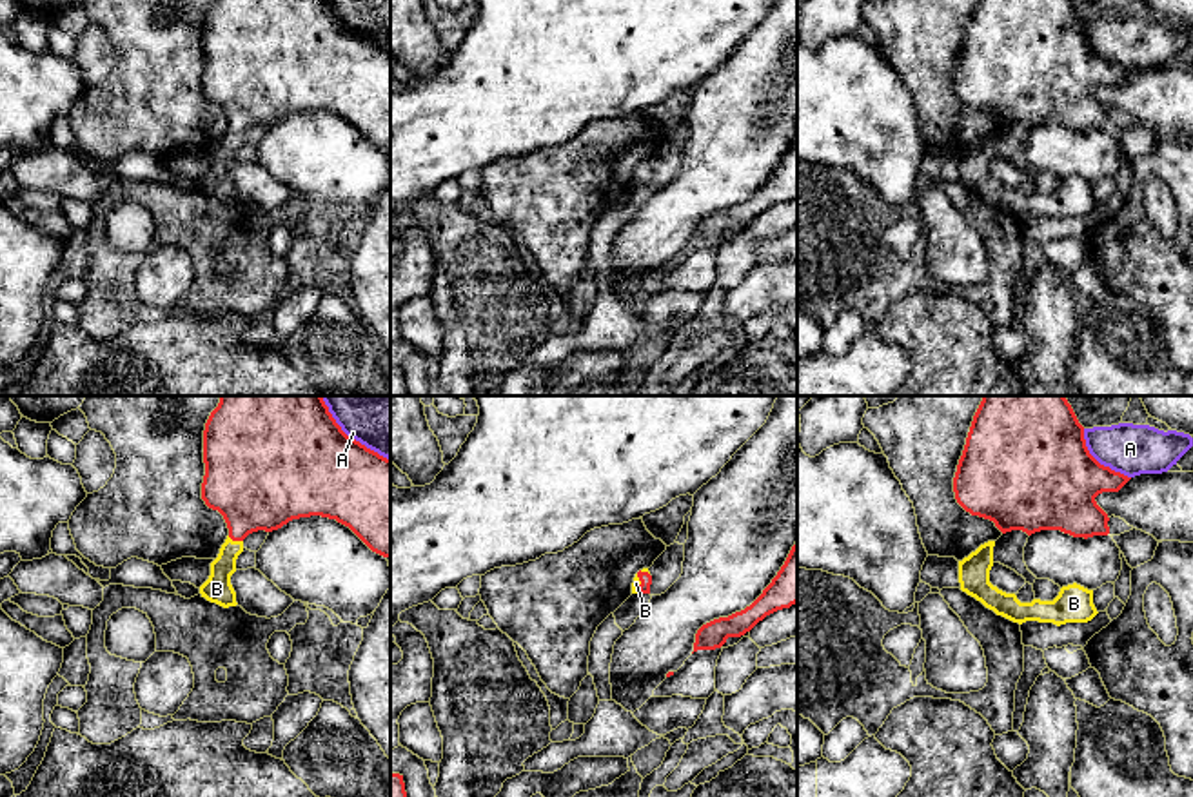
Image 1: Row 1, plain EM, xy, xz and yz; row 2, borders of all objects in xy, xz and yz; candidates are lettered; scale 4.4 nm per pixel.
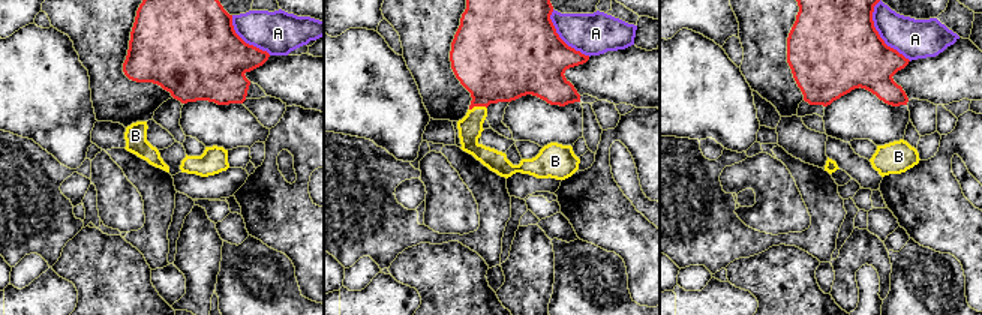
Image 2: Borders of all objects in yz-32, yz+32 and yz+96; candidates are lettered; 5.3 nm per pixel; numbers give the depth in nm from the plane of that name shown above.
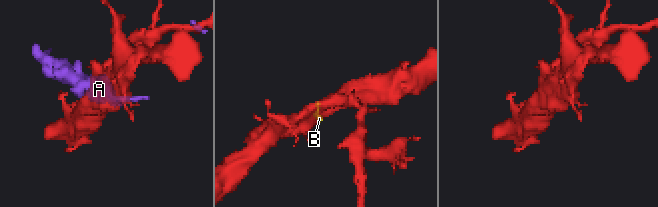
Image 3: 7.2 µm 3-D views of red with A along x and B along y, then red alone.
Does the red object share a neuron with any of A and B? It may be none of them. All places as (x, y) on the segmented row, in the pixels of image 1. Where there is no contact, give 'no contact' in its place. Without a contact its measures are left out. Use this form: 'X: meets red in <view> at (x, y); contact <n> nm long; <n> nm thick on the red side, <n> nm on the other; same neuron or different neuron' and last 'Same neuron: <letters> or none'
A: meets red in xy at (349, 436); contact 420 nm long; 480 nm thick on the red side, 480 nm on the other; different neuron
B: meets red in xy at (235, 540); contact 80 nm long; 380 nm thick on the red side, 120 nm on the other; same neuron
Same neuron: B

